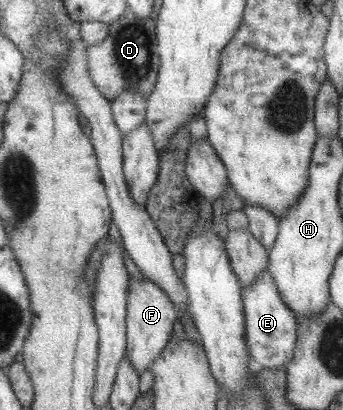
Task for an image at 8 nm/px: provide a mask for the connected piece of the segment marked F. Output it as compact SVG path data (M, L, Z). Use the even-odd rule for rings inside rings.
M144 276L140 284L130 285L127 295L127 346L125 357L130 366L136 368L136 372L145 372L150 368L151 363L168 345L172 338L174 321L179 319L178 311L170 301L165 291L158 287L153 281Z

